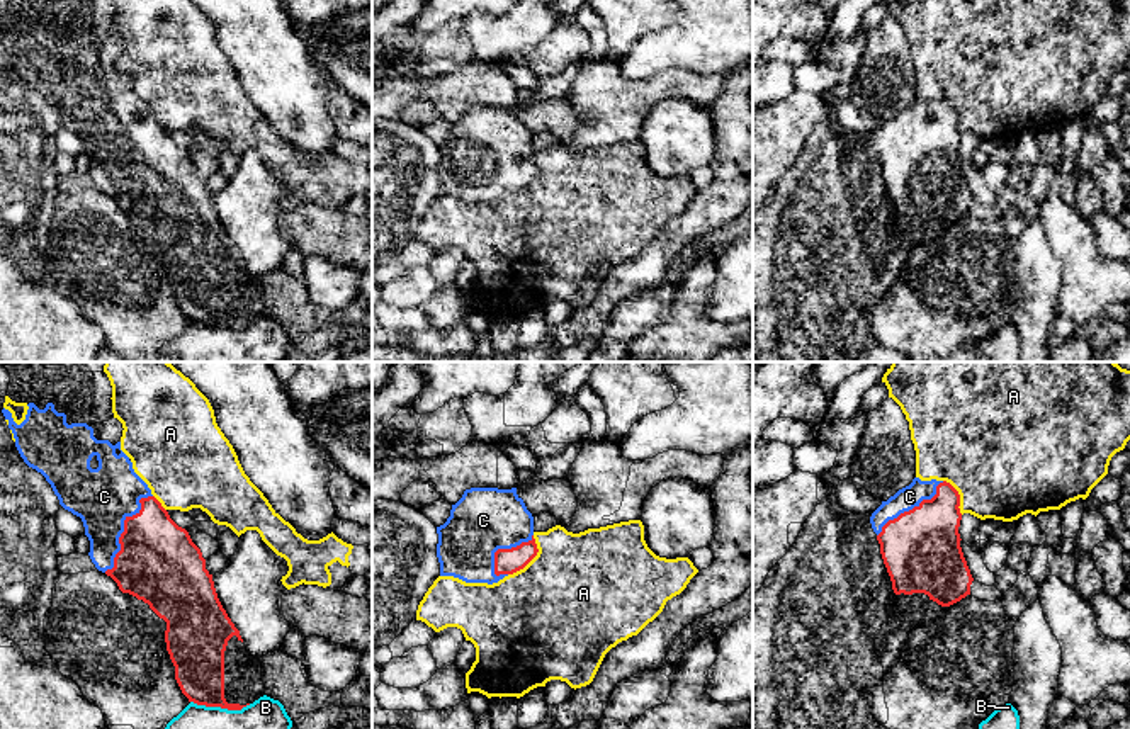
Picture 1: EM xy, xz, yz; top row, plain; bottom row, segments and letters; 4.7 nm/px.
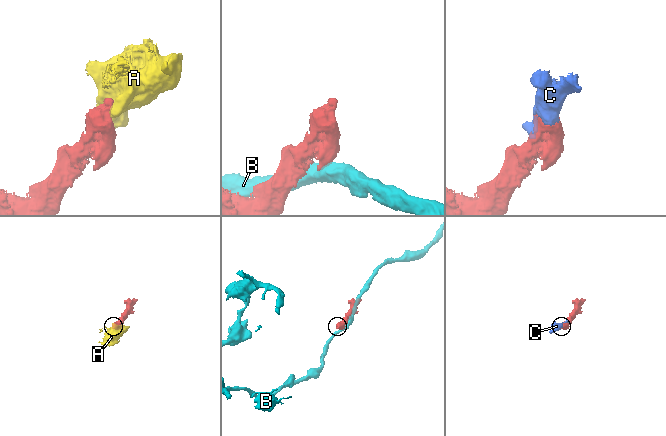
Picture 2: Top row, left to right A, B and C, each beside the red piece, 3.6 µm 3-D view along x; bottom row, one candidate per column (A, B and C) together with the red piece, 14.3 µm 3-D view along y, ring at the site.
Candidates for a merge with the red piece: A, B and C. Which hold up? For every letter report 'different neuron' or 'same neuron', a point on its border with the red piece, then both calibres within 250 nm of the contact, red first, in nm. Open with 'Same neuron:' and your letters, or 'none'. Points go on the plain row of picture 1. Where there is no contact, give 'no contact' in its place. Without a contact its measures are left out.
Same neuron: C
A: different neuron | xz (531, 179) | 130/500 nm
B: different neuron | xy (221, 327) | 240/320 nm
C: same neuron | xy (124, 150) | 380/280 nm

